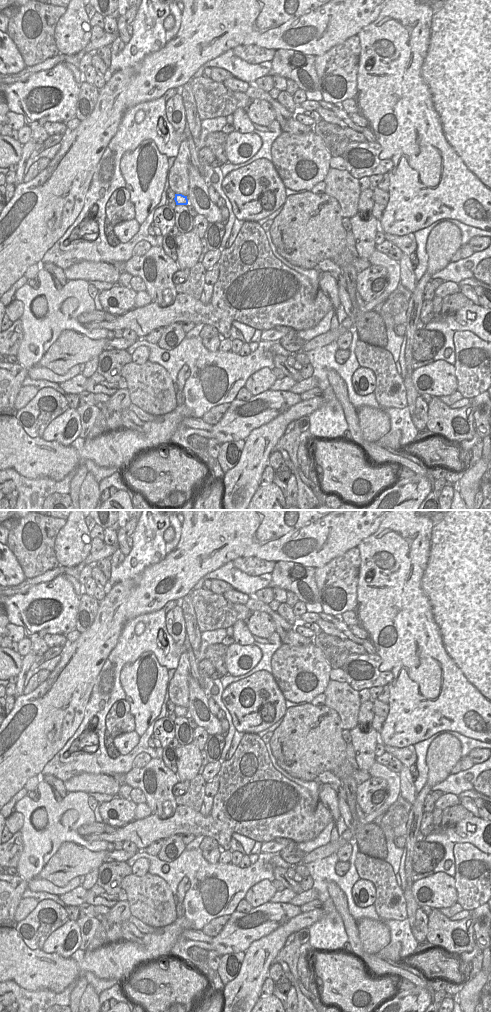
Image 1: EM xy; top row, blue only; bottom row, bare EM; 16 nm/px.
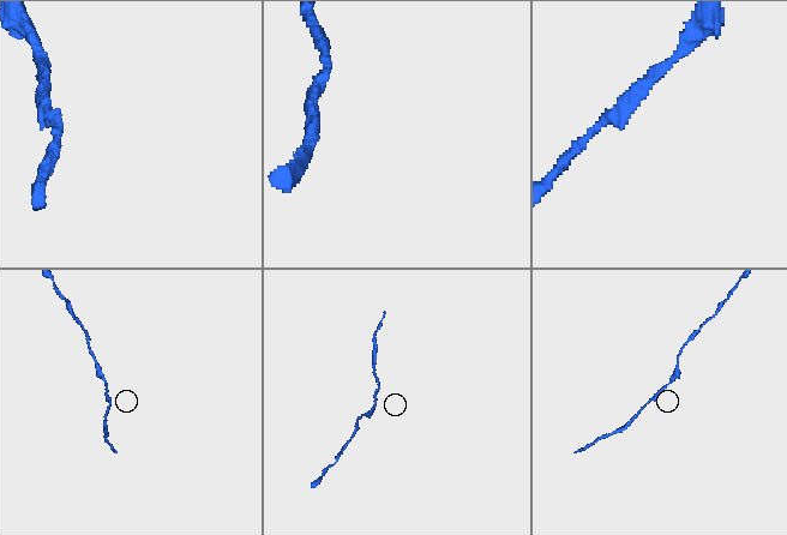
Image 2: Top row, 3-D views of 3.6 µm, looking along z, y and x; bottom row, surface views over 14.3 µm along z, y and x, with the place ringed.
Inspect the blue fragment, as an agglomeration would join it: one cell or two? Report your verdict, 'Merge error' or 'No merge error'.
No merge error.

